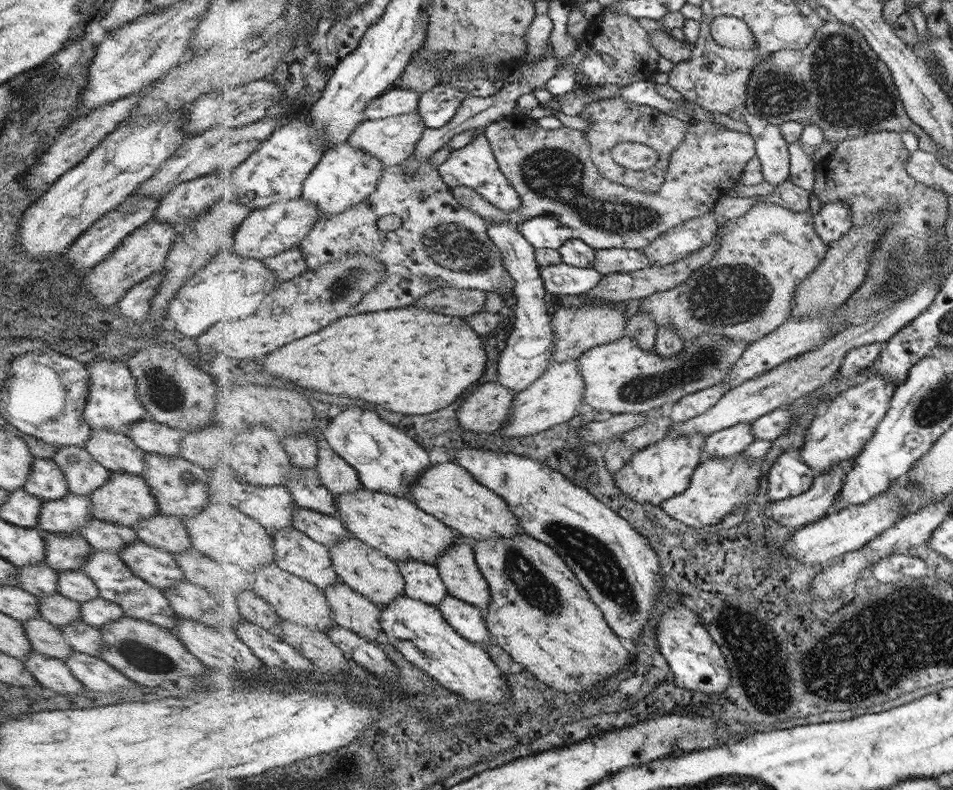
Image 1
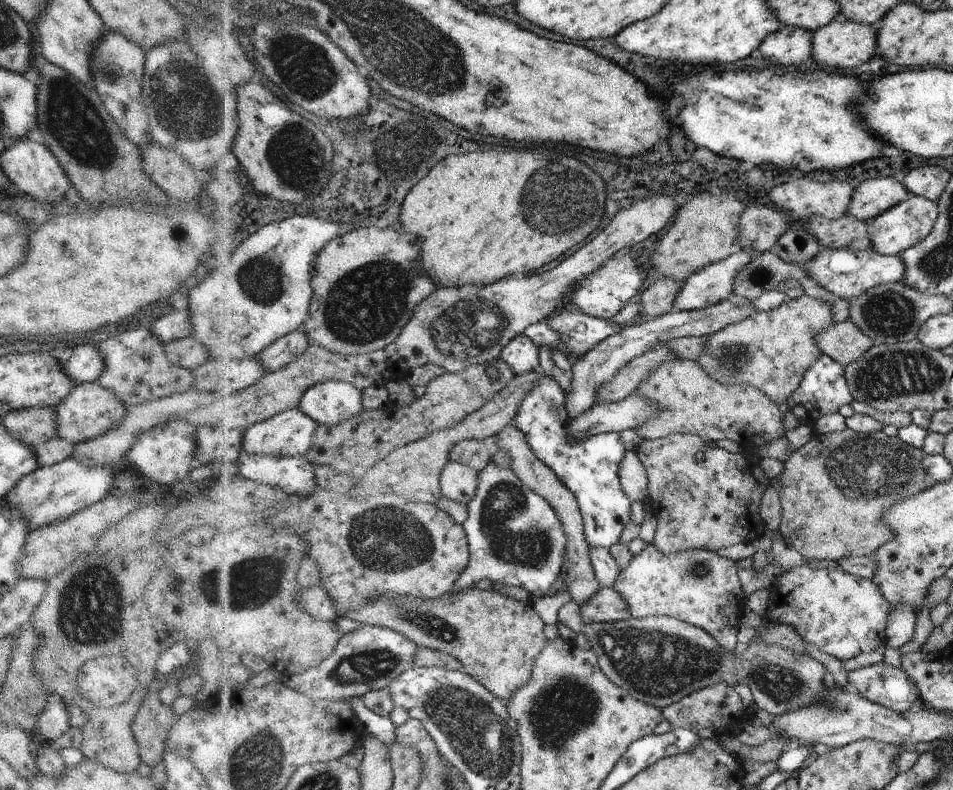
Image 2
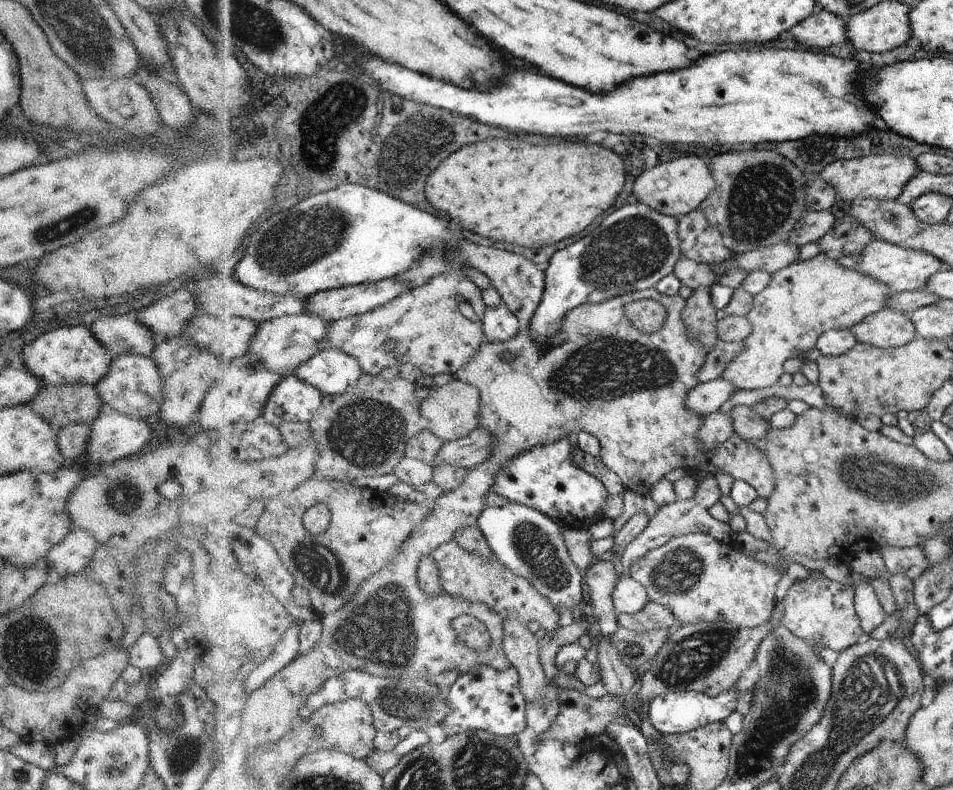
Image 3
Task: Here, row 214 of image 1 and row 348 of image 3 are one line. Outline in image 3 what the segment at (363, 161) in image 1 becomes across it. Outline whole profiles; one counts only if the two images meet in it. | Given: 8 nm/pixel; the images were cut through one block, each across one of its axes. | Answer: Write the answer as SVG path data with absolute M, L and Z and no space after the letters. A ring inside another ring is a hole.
M324 347L297 370L297 375L325 395L336 396L356 386L365 372L355 356L334 347Z

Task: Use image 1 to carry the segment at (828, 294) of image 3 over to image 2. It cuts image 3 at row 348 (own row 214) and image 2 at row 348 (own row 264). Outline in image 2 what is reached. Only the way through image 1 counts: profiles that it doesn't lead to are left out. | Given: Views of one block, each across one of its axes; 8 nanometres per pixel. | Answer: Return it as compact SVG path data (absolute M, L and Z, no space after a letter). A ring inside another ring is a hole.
M804 295L783 302L777 309L756 311L750 318L730 323L721 331L708 335L703 351L694 361L700 365L702 371L720 384L754 387L767 394L779 406L799 388L804 373L815 364L821 355L816 338L820 332L834 324L831 306Z

